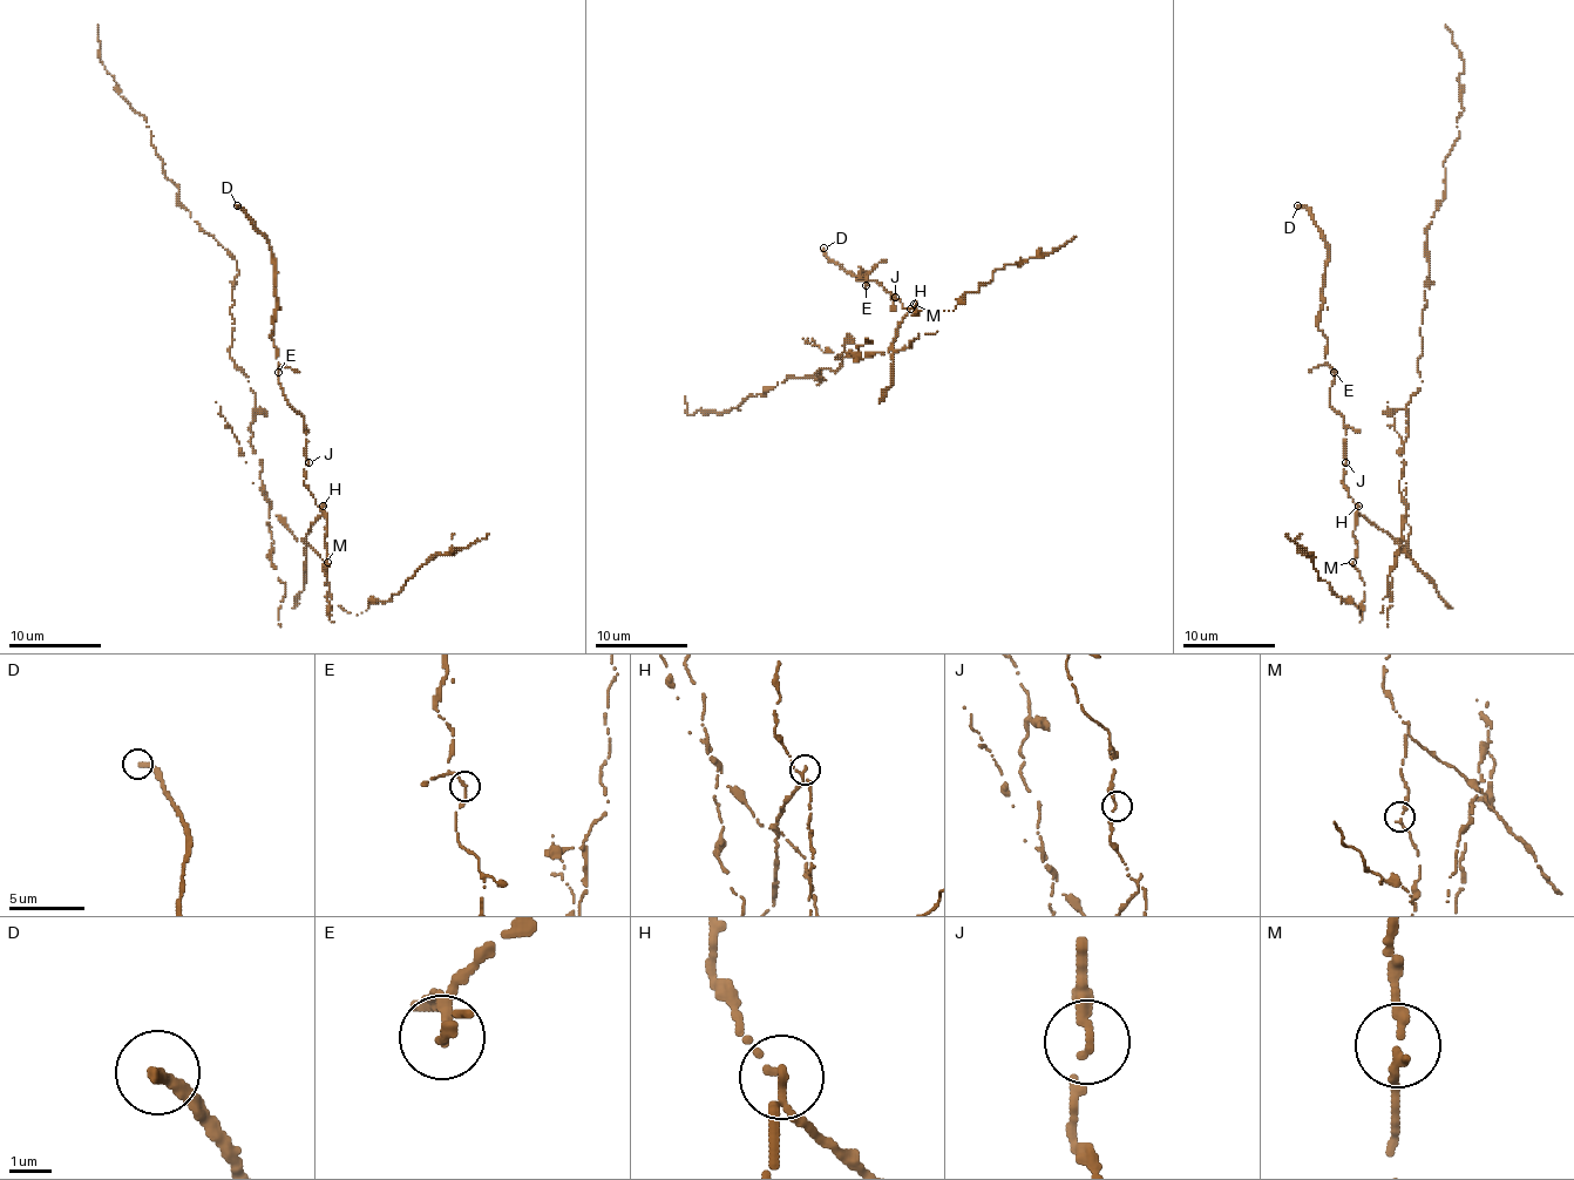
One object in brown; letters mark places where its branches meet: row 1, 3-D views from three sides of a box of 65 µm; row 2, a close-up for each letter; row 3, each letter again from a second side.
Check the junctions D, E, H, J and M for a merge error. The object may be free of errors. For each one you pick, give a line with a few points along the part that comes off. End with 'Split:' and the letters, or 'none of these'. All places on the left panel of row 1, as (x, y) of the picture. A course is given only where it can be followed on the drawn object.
H: (323, 506), (302, 541), (269, 515), (255, 393), (230, 355), (237, 260), (178, 201), (97, 25)
Split: H

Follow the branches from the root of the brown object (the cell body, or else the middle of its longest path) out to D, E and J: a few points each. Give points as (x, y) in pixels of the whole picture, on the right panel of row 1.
D: (1404, 453), (1397, 541), (1343, 483), (1345, 425), (1318, 327), (1328, 246), (1297, 205)
E: (1404, 453), (1399, 493), (1409, 515), (1397, 541), (1357, 510), (1343, 483), (1345, 425), (1330, 405), (1334, 372)
J: (1404, 453), (1399, 493), (1409, 515), (1402, 541), (1371, 524), (1357, 510), (1343, 483), (1345, 462)

